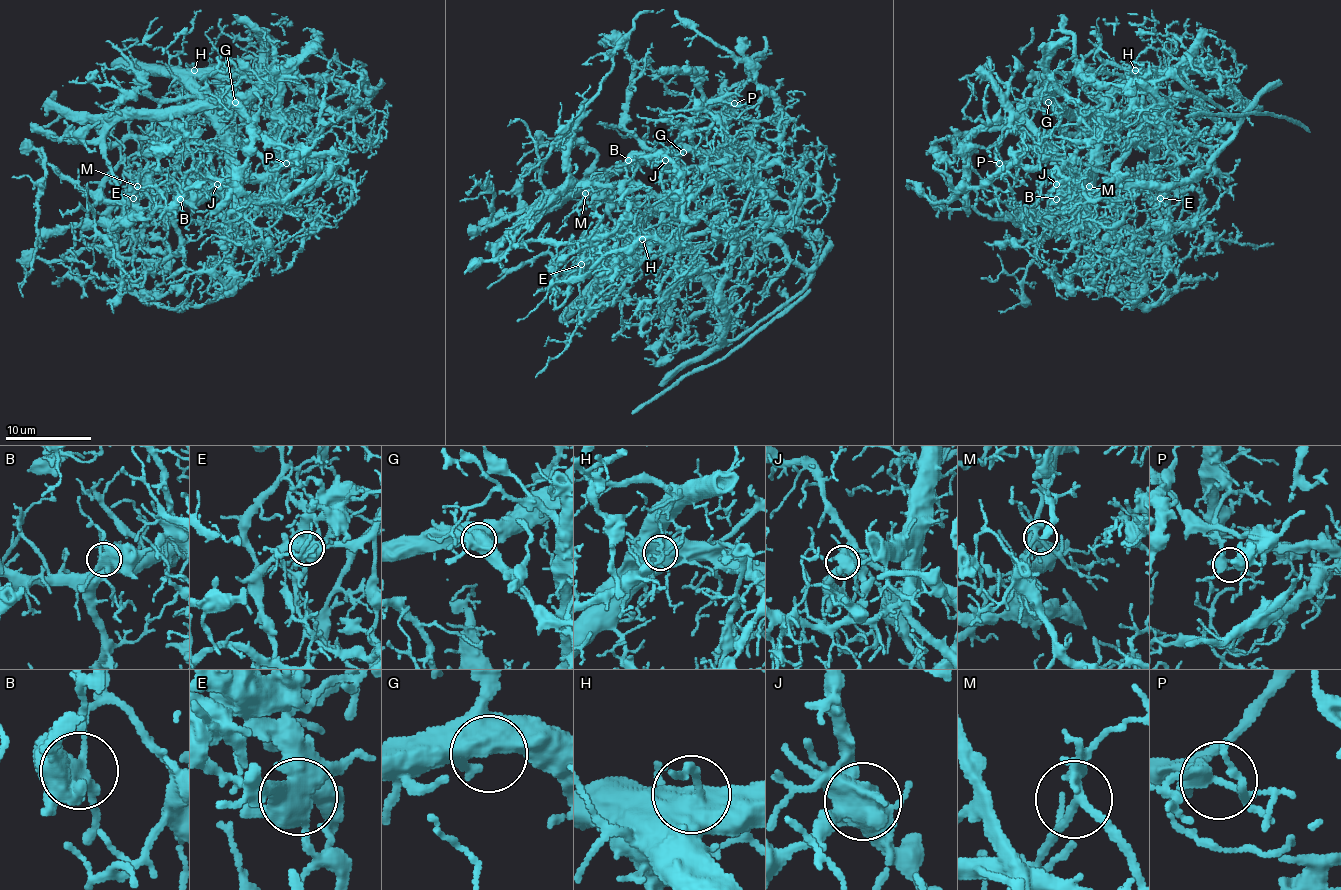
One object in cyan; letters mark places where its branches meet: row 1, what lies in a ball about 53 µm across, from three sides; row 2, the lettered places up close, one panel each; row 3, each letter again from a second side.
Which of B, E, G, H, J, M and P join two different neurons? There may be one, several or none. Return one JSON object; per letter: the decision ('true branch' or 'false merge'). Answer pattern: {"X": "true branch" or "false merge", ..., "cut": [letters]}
{"B": "false merge", "E": "false merge", "G": "true branch", "H": "true branch", "J": "false merge", "M": "true branch", "P": "true branch", "cut": ["B", "E", "J"]}

